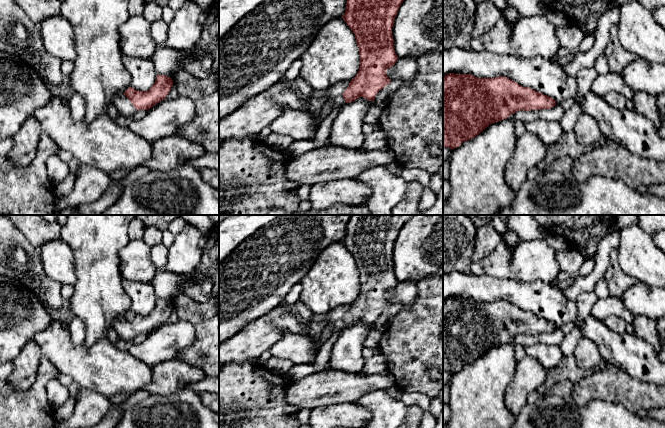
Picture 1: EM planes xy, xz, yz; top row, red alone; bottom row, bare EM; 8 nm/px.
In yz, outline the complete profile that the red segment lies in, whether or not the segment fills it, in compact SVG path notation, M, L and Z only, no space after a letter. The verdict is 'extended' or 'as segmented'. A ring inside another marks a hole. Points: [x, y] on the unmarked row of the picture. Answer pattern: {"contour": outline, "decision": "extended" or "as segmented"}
{"contour": "M449 297L443 301L443 371L459 371L480 358L490 348L517 335L550 333L556 325L543 317L505 301L477 302L471 298Z", "decision": "as segmented"}

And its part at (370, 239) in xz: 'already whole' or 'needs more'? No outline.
needs more

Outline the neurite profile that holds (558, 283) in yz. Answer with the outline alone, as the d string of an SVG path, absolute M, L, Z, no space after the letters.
M557 278L557 279L553 280L553 281L551 282L551 284L552 284L553 286L556 286L556 287L564 290L564 289L568 288L569 286L573 285L574 280L575 280L575 279L570 279L570 278L569 278L569 279L565 280L565 281L561 281L561 280L559 280L559 279Z

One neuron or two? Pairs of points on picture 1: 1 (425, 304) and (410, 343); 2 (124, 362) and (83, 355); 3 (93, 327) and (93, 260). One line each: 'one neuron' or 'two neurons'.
1: one neuron
2: one neuron
3: one neuron

